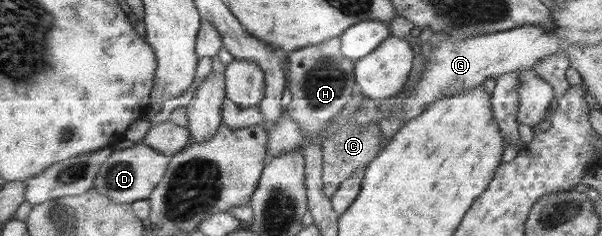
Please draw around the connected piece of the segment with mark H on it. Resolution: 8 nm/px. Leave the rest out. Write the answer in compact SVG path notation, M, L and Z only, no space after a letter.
M339 37L290 55L288 76L293 98L286 113L298 120L298 124L302 124L302 130L310 138L318 138L322 128L344 110L354 95L364 95L357 80L357 63L346 59L342 48L342 38Z

